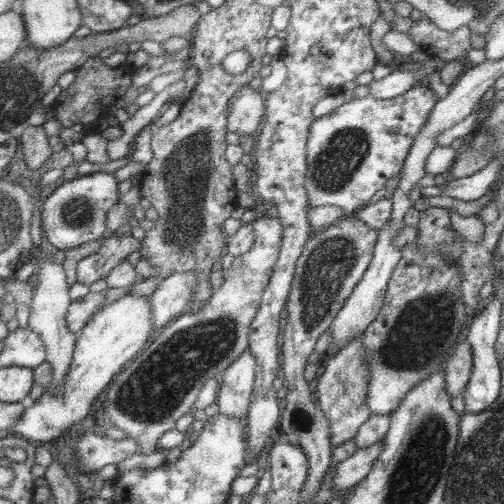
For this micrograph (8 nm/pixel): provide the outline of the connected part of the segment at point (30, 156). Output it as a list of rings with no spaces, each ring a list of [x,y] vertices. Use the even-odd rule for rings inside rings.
[[[24,125],[18,132],[17,141],[21,143],[23,149],[22,160],[25,161],[27,169],[36,171],[52,154],[43,127]]]

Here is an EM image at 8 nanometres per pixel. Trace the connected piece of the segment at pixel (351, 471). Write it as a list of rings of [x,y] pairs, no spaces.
[[[371,444],[367,448],[356,449],[345,460],[335,463],[335,475],[331,480],[333,488],[331,490],[339,490],[342,493],[344,488],[351,488],[363,479],[373,467],[373,459],[381,452],[381,444]]]

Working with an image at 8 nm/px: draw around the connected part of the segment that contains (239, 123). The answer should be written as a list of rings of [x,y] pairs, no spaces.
[[[245,85],[227,103],[226,130],[239,136],[250,136],[264,112],[264,93]]]

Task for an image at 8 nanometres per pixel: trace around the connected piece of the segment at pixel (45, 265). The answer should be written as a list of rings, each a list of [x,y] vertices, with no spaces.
[[[43,255],[33,258],[33,262],[37,266],[33,279],[36,281],[37,286],[33,290],[33,297],[29,305],[30,313],[26,328],[38,334],[39,338],[43,340],[45,346],[44,361],[49,362],[52,368],[51,382],[47,384],[44,391],[51,391],[57,385],[61,386],[61,379],[69,371],[69,363],[71,363],[71,357],[73,357],[77,334],[71,332],[67,327],[67,322],[65,322],[65,313],[67,313],[67,307],[70,306],[71,301],[68,296],[70,286],[65,282],[63,267],[61,264],[41,261],[43,258]]]

